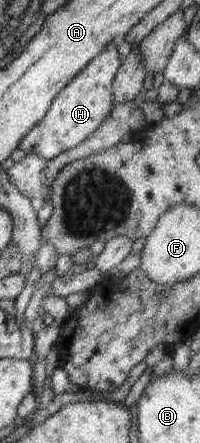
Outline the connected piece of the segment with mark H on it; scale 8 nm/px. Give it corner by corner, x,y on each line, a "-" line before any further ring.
117,41
111,42
97,57
82,69
63,90
52,100
47,114
29,130
21,143
19,150
25,153
33,152
42,159
55,158
61,152
81,145
91,137
101,124
105,122
113,105
113,80
121,68

